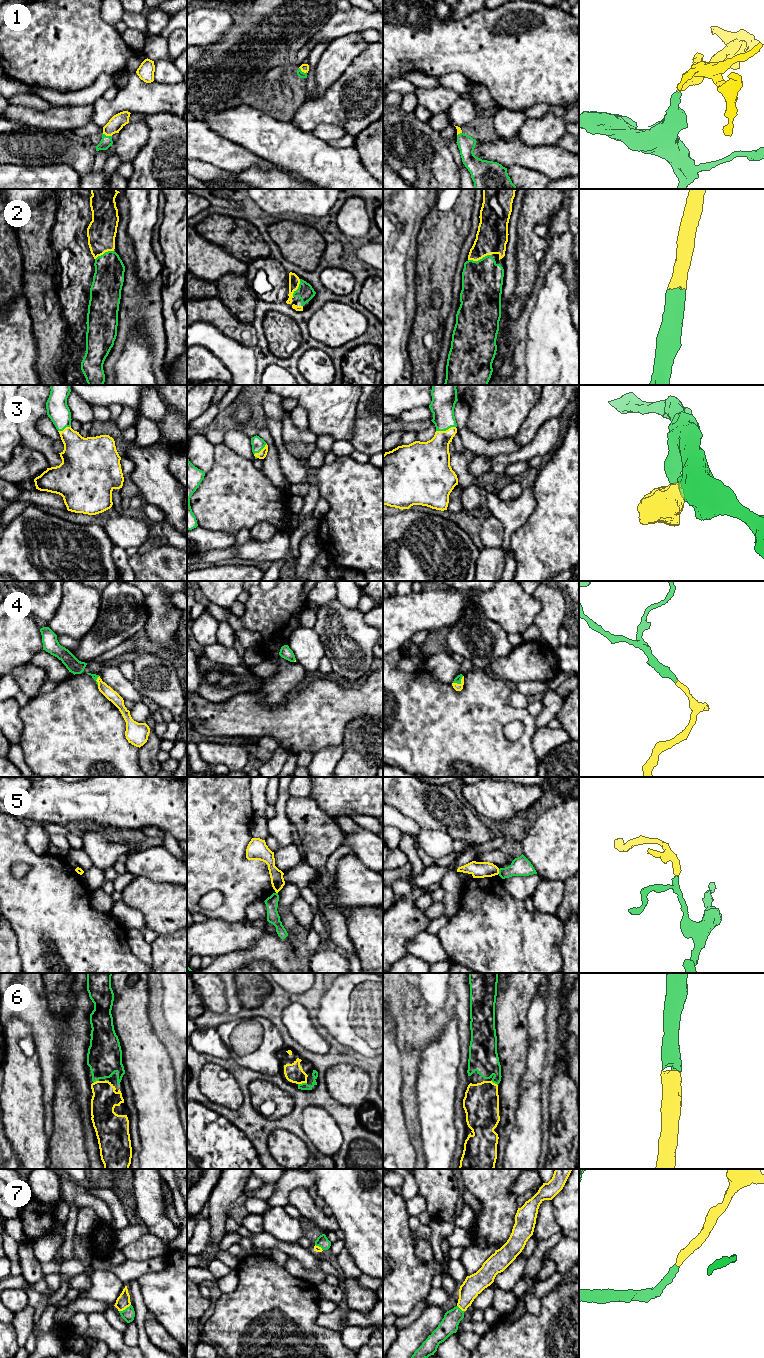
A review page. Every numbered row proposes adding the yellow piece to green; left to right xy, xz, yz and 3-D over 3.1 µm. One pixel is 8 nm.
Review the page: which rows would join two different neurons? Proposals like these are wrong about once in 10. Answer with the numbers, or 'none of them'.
5

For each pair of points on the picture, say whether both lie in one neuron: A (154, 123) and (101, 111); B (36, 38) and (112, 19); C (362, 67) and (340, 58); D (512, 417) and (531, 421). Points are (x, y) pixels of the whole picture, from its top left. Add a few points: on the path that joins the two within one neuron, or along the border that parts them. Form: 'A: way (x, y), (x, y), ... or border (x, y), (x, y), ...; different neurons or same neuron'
A: border (168, 112), (145, 115); different neurons
B: border (100, 10), (101, 17), (114, 26); different neurons
C: border (367, 46), (335, 80); different neurons
D: border (538, 400), (519, 431), (513, 437); different neurons

